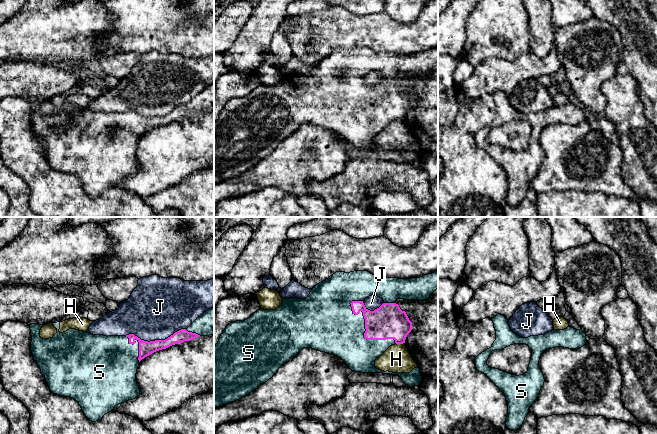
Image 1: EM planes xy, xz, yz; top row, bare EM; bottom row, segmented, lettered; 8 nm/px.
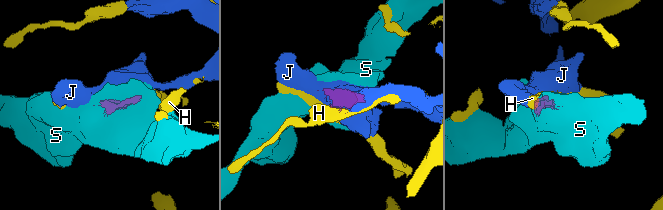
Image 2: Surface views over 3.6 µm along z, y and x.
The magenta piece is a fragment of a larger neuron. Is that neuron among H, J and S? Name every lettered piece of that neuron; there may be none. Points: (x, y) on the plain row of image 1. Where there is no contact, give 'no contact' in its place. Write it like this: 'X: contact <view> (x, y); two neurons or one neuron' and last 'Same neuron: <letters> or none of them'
H: contact xz (399, 119); two neurons
J: contact xy (155, 116); two neurons
S: contact xz (365, 108); one neuron
Same neuron: S

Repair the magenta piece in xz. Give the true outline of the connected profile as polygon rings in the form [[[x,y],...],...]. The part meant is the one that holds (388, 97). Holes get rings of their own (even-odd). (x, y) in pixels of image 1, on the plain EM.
[[[368,47],[336,48],[317,60],[306,75],[283,74],[282,81],[275,86],[260,85],[244,97],[230,99],[214,123],[214,184],[237,177],[257,165],[303,124],[312,124],[338,132],[354,148],[398,151],[406,161],[419,162],[422,152],[418,143],[410,149],[384,148],[375,143],[375,136],[390,122],[405,119],[407,111],[412,106],[412,98],[406,88],[400,85],[396,76],[398,74],[427,76],[437,64],[438,47],[411,55],[376,52]],[[369,72],[378,72],[384,79],[374,87],[370,87],[363,79],[363,76]]]

